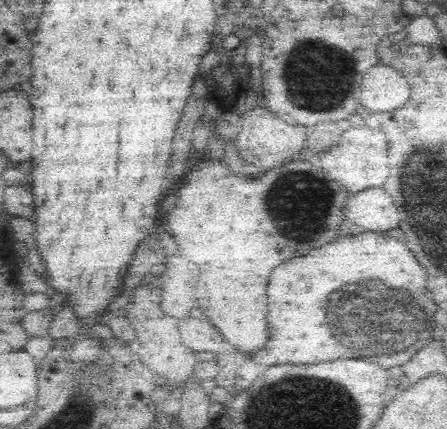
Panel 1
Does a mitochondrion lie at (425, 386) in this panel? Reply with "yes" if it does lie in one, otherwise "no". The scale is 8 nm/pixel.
no

